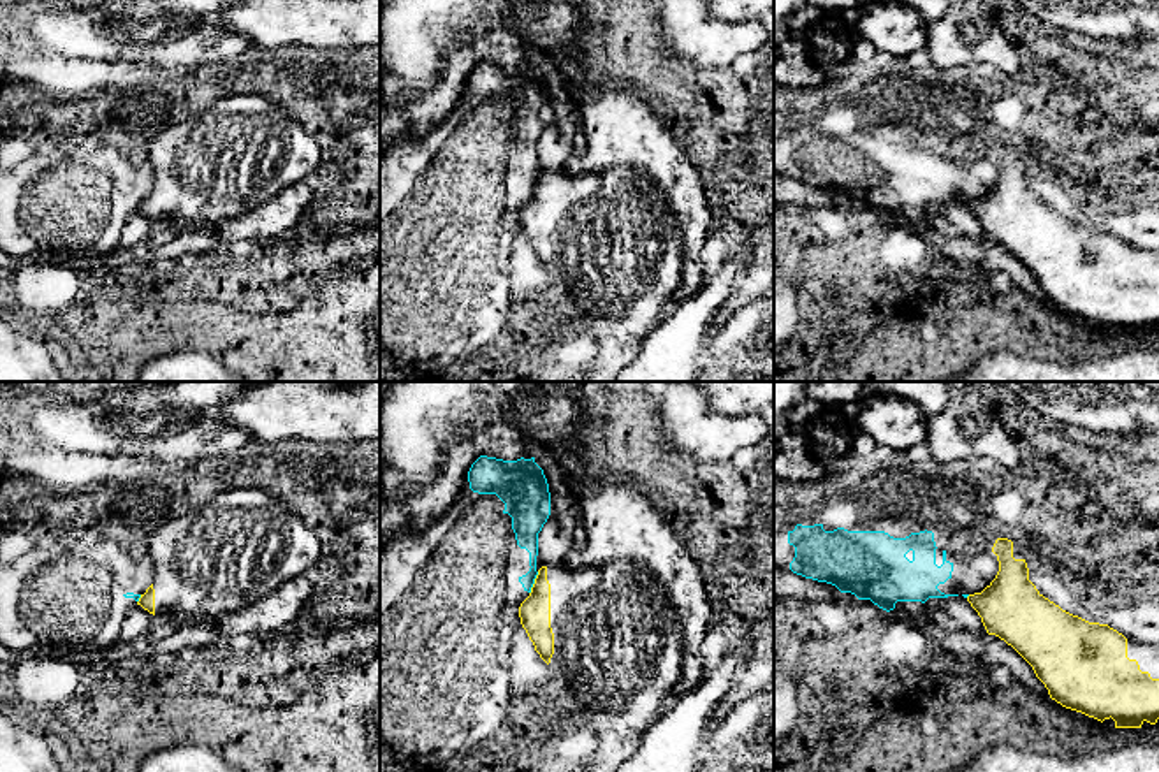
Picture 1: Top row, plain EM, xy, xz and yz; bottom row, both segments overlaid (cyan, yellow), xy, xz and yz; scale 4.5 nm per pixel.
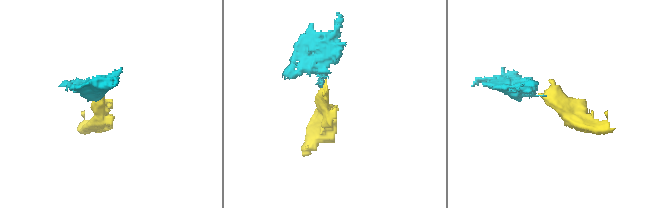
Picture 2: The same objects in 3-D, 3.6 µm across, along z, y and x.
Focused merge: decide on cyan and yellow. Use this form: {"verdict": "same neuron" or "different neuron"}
{"verdict": "different neuron"}

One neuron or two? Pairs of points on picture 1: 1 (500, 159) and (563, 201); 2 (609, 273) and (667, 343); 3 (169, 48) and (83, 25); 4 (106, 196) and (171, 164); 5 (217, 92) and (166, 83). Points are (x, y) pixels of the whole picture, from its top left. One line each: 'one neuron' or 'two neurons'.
1: two neurons
2: two neurons
3: one neuron
4: two neurons
5: one neuron

